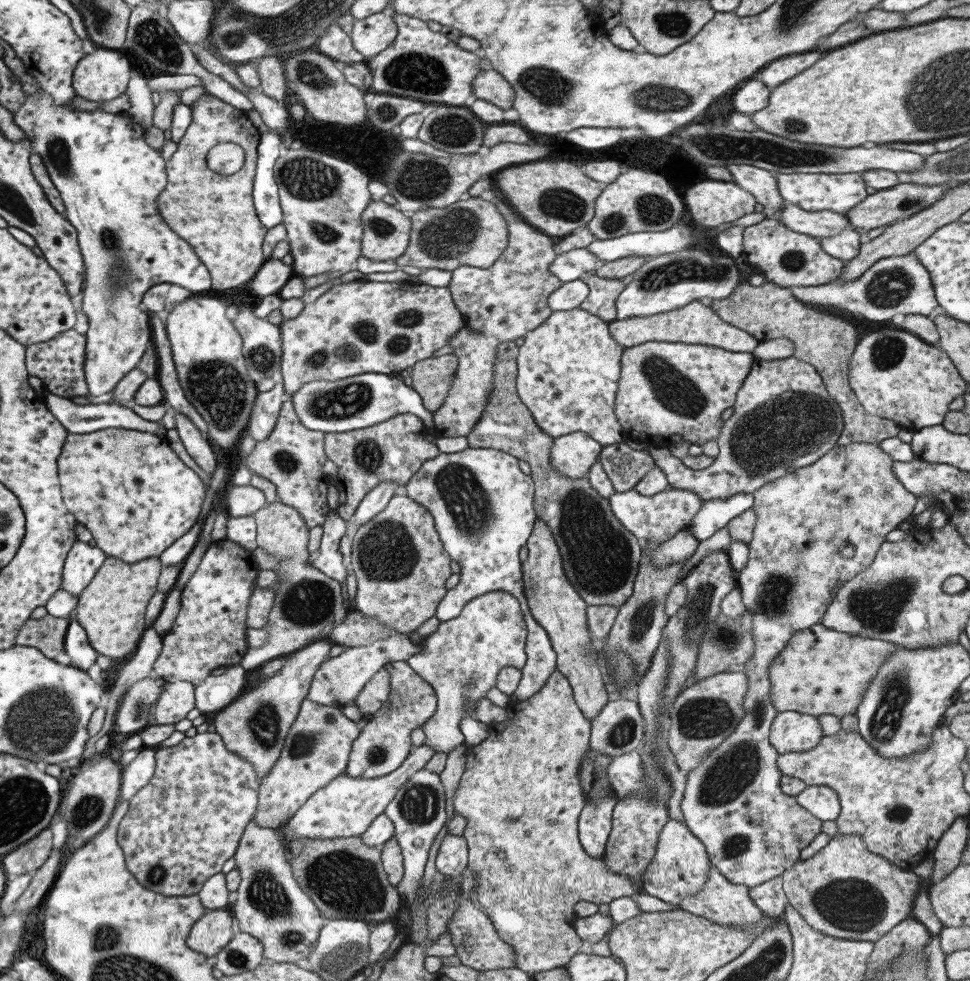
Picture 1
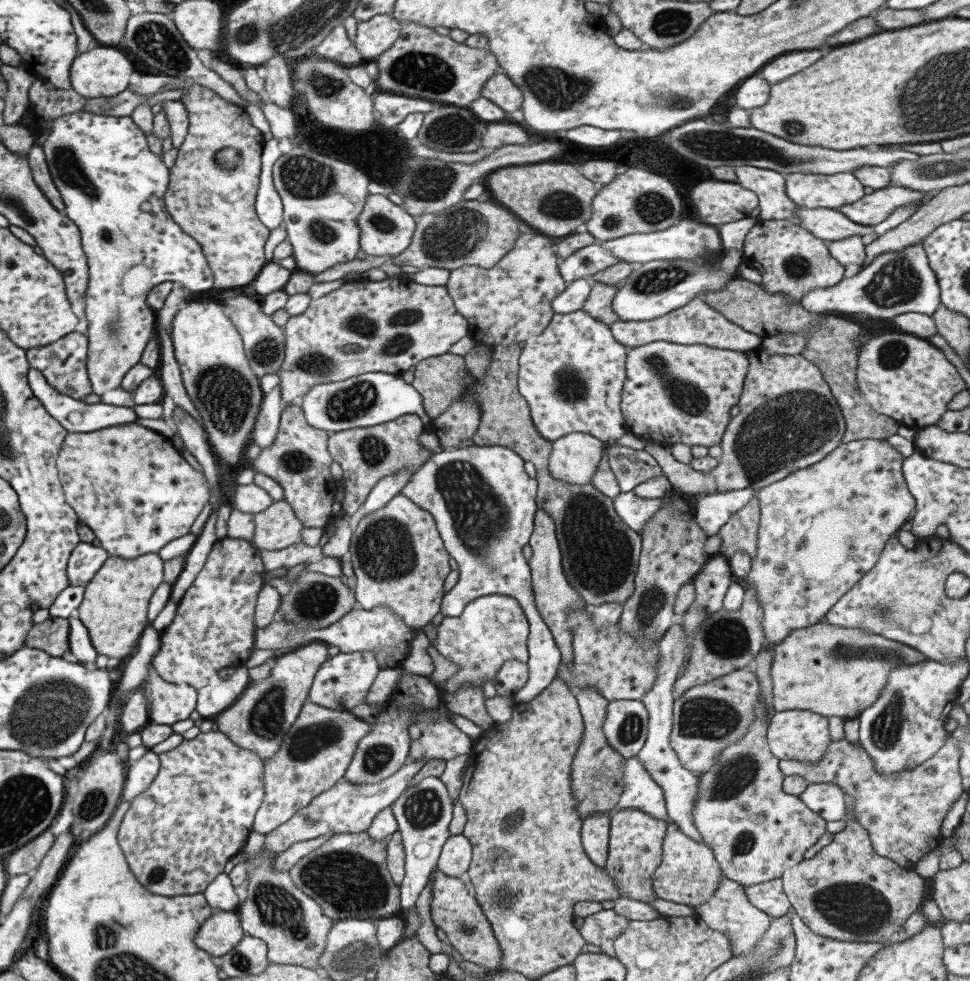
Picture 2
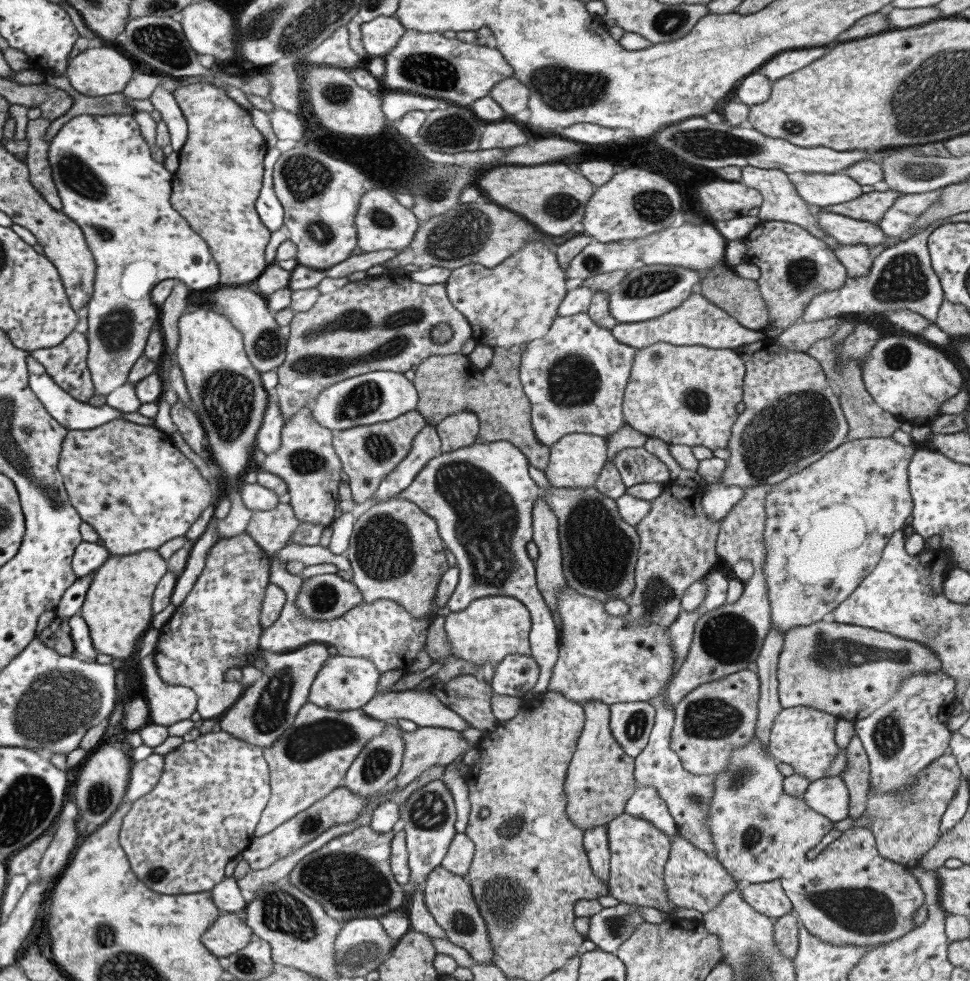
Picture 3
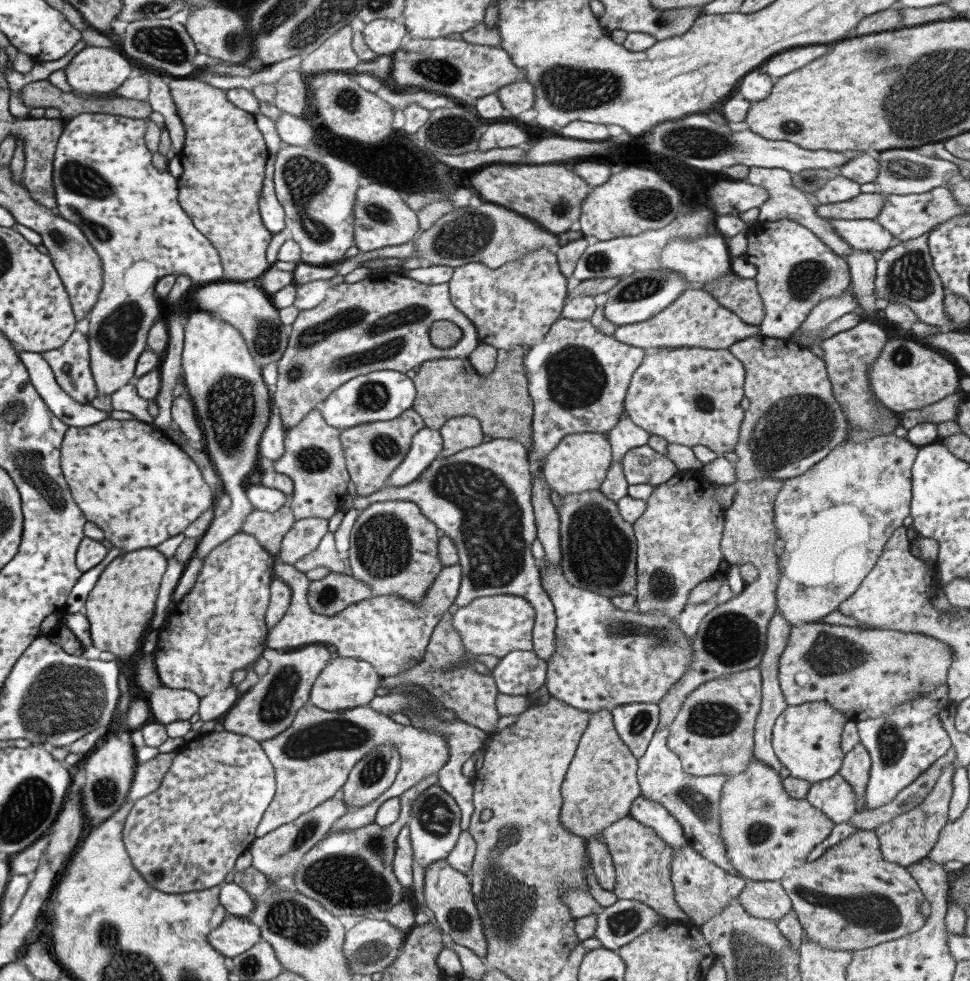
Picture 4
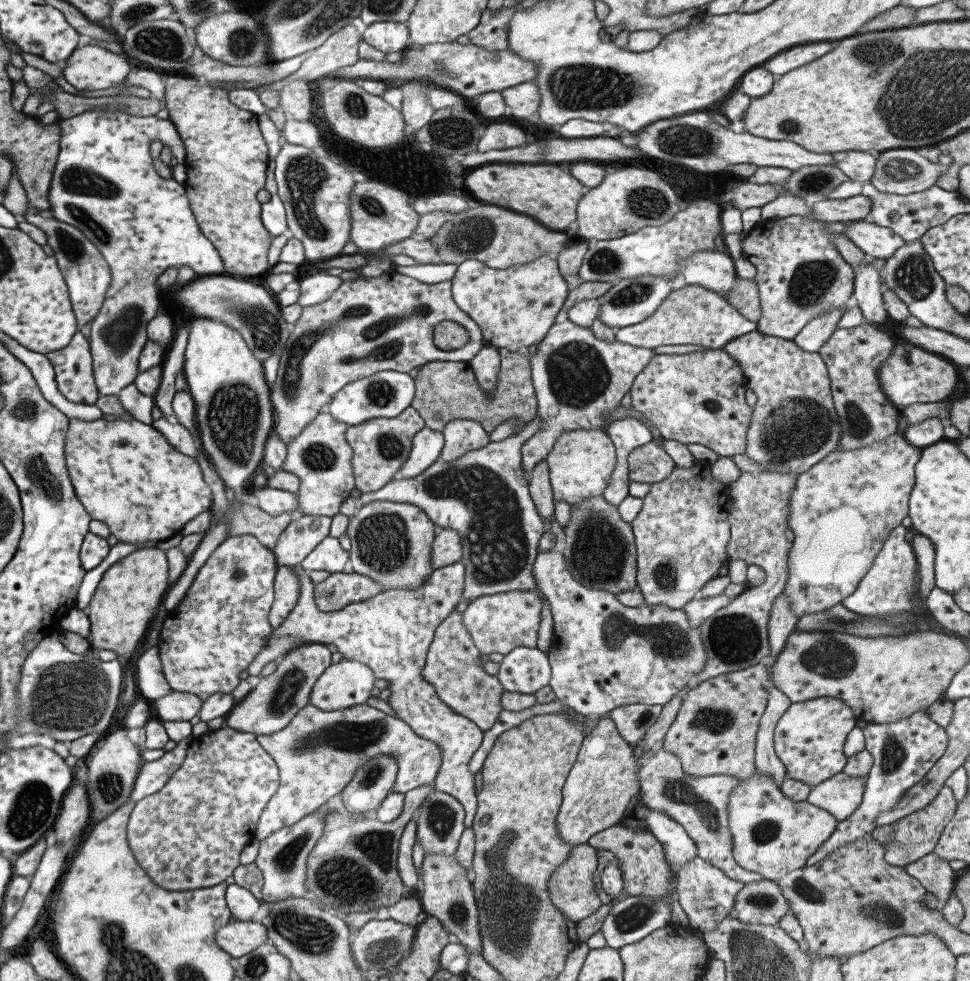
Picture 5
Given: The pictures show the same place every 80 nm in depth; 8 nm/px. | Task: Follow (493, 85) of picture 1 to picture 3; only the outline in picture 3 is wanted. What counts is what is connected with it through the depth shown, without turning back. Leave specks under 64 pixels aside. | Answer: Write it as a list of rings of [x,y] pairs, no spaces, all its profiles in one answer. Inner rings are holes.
[[[513,76],[497,82],[488,95],[506,112],[508,118],[528,106],[528,85],[521,84]]]

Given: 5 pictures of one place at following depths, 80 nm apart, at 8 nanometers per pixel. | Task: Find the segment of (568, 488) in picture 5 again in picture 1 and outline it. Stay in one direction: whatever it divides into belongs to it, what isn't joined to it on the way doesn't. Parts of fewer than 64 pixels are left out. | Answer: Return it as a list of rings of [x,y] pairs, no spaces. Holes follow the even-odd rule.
[[[570,432],[552,440],[550,465],[563,476],[584,478],[602,447],[585,433]]]

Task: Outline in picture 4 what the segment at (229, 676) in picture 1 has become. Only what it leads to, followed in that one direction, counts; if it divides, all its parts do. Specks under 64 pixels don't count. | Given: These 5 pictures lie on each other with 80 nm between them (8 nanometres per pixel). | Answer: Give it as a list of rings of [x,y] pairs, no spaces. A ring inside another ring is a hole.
[[[232,684],[229,688],[215,688],[209,690],[199,698],[197,714],[203,722],[217,721],[235,705],[238,700],[236,687]]]

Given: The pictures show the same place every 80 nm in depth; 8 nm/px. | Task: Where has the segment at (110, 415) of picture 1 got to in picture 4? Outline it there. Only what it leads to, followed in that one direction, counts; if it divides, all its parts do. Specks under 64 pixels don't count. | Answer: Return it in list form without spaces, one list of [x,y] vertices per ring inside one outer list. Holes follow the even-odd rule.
[[[19,349],[30,372],[35,388],[41,393],[49,408],[68,426],[84,427],[97,424],[108,418],[109,412],[97,410],[89,403],[75,402],[73,397],[63,390],[53,373],[49,362],[43,358],[43,353],[29,352]]]

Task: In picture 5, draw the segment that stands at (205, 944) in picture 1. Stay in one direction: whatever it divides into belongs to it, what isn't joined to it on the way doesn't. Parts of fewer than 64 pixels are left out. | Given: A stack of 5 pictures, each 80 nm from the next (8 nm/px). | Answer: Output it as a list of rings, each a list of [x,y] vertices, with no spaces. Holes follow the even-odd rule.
[[[232,918],[216,931],[215,940],[222,951],[237,958],[268,942],[267,929],[261,923]]]

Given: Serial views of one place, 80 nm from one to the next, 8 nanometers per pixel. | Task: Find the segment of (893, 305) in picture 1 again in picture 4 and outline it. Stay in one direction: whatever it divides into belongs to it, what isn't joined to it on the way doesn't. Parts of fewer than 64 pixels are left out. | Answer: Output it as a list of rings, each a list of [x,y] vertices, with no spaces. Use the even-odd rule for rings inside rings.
[[[931,230],[915,239],[902,241],[897,246],[881,253],[879,260],[875,262],[873,294],[875,294],[875,301],[879,299],[886,300],[887,303],[904,304],[913,311],[917,321],[947,330],[950,320],[943,308],[945,290],[941,286],[938,274],[932,268],[928,254],[927,234],[929,232]],[[849,282],[847,291],[839,297],[821,300],[809,311],[807,318],[800,324],[800,332],[804,336],[800,344],[803,348],[809,348],[812,343],[819,343],[819,340],[816,342],[818,332],[840,316],[855,310],[858,310],[857,297],[853,295],[853,286]]]

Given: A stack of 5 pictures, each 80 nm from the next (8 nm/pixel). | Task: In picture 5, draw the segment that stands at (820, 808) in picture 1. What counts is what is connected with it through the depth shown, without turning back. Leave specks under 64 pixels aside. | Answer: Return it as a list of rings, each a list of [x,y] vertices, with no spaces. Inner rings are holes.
[[[843,772],[812,785],[806,802],[828,812],[837,822],[845,820],[862,801],[866,778],[849,778]]]

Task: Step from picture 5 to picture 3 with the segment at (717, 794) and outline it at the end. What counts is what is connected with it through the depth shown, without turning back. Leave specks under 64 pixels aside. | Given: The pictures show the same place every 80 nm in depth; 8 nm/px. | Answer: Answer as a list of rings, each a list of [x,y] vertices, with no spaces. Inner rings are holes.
[[[666,686],[660,690],[660,693],[655,698],[651,698],[647,702],[647,704],[653,706],[655,717],[653,717],[653,727],[651,728],[651,733],[649,734],[645,747],[634,758],[634,782],[641,786],[650,786],[656,790],[656,795],[665,803],[669,814],[673,817],[679,837],[687,840],[693,847],[715,856],[716,851],[713,848],[713,844],[711,844],[711,834],[709,834],[708,827],[708,808],[714,793],[713,777],[711,775],[691,775],[680,766],[678,756],[669,749],[670,732],[674,722],[674,711],[671,711],[669,705],[665,703],[665,693]]]

